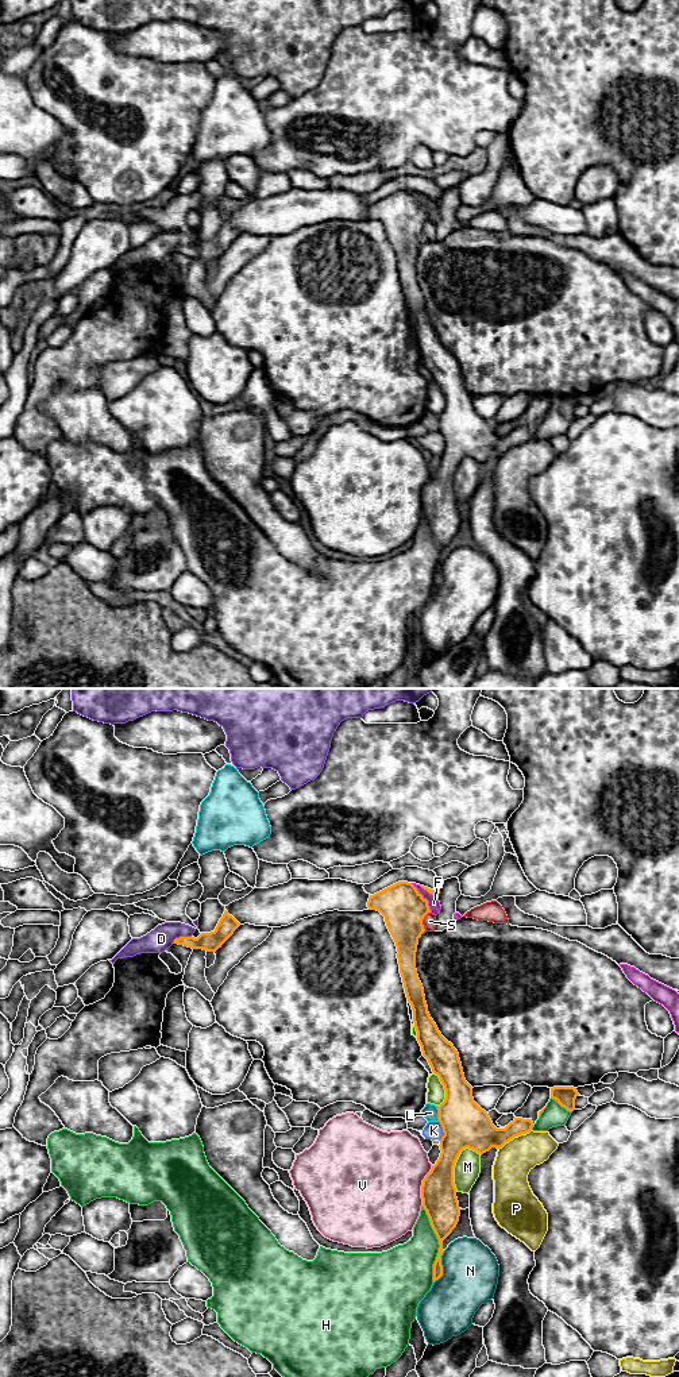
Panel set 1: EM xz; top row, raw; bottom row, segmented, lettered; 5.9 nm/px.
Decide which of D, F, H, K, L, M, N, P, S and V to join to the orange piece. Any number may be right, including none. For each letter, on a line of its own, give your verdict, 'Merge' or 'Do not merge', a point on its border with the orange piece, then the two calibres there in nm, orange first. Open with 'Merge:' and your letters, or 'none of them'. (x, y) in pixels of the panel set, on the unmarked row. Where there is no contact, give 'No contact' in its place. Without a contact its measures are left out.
Merge: none of them
D: Do not merge. Touches orange at xz (181, 246). Thickness 110 nm (orange) against 150 nm
F: Do not merge. Touches orange at xz (423, 207). Thickness 260 nm (orange) against 70 nm
H: Do not merge. Touches orange at xz (439, 552). Thickness 200 nm (orange) against 320 nm
K: Do not merge. Touches orange at xz (443, 439). Thickness 280 nm (orange) against 110 nm
L: Do not merge. Touches orange at xz (439, 423). Thickness 280 nm (orange) against 90 nm
M: Do not merge. Touches orange at xz (452, 477). Thickness 240 nm (orange) against 160 nm
N: Do not merge. Touches orange at xz (442, 575). Thickness 130 nm (orange) against 340 nm
P: Do not merge. Touches orange at xz (514, 444). Thickness 220 nm (orange) against 220 nm
S: Do not merge. Touches orange at xz (421, 230). Thickness 260 nm (orange) against 80 nm
V: Do not merge. Touches orange at xz (421, 494). Thickness 200 nm (orange) against 500 nm

